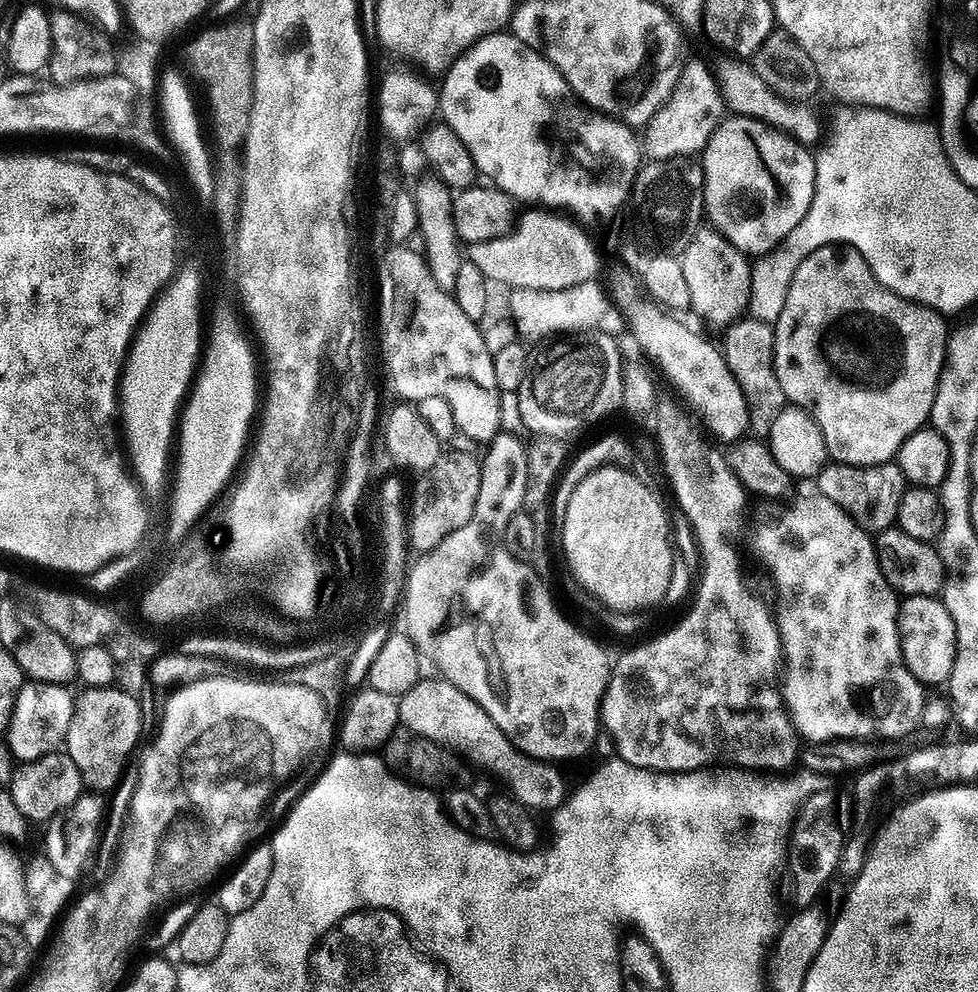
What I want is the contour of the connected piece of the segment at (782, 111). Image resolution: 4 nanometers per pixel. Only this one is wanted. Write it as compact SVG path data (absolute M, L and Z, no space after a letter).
M724 54L721 57L721 60L714 64L714 75L720 97L724 99L724 107L729 113L760 120L772 128L780 129L805 146L817 143L816 116L807 108L809 106L807 103L787 102L781 99L776 92L770 90L770 86L766 86L766 82L762 82L762 78L756 76L755 70L747 59L737 58L731 54Z

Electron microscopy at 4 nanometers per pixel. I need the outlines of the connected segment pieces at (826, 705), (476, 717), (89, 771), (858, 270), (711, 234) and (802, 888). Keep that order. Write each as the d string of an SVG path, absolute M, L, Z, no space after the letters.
M813 491L812 496L796 496L781 512L768 512L756 520L752 528L752 552L760 559L762 567L768 571L772 584L776 587L776 606L774 604L774 619L776 629L780 635L780 650L782 653L782 695L784 708L796 728L797 737L808 742L827 742L830 740L866 740L879 738L884 742L899 741L899 736L908 736L921 723L921 716L926 707L924 701L925 685L919 684L910 674L910 670L904 661L904 655L900 649L900 631L898 630L898 618L900 617L900 600L898 593L886 582L886 578L880 569L880 563L876 557L876 545L873 537L859 528L830 498L822 493Z
M422 678L399 697L401 725L416 736L430 738L430 742L449 748L469 765L477 764L482 771L501 780L508 787L505 789L511 796L533 813L548 812L551 808L552 811L559 809L566 795L564 776L556 769L559 767L547 760L536 760L518 750L512 745L510 738L502 734L494 718L490 718L490 714L486 714L486 710L482 710L482 706L474 702L474 698L462 694L458 686L446 679L435 679Z
M117 686L84 688L81 693L72 705L70 730L66 730L63 747L70 758L74 758L74 766L78 766L78 774L82 774L85 789L108 794L119 782L128 764L128 755L140 740L140 727L144 724L140 717L141 701Z
M827 244L814 254L807 256L794 270L794 278L790 282L790 290L786 290L786 303L782 306L782 314L778 314L774 325L776 333L776 373L778 382L782 386L782 394L789 405L804 408L818 422L818 430L822 430L822 438L826 442L826 450L829 457L838 464L853 464L854 466L870 466L871 464L887 464L895 457L902 442L910 438L918 429L929 423L932 407L934 406L934 394L938 390L940 371L944 369L944 355L948 349L950 335L949 325L944 325L945 317L927 308L925 304L916 304L913 300L902 298L894 294L866 266L866 258L858 254L858 250L849 248L847 244Z
M702 226L678 259L690 290L691 311L697 312L710 327L727 329L748 312L752 264L723 234L711 226Z
M835 787L818 790L800 807L796 822L788 837L788 862L790 876L796 879L797 905L807 906L817 899L824 888L824 883L840 867L840 856L843 854L846 828L840 825L840 808L836 805Z

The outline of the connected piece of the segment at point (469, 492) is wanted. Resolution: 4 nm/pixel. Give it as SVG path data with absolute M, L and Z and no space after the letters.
M448 450L434 462L429 472L423 473L422 478L416 484L416 489L410 492L410 507L407 509L407 533L410 548L413 553L429 552L446 534L454 534L458 526L466 526L470 522L470 514L474 514L474 502L478 498L478 486L480 485L480 460L473 457L473 453Z

